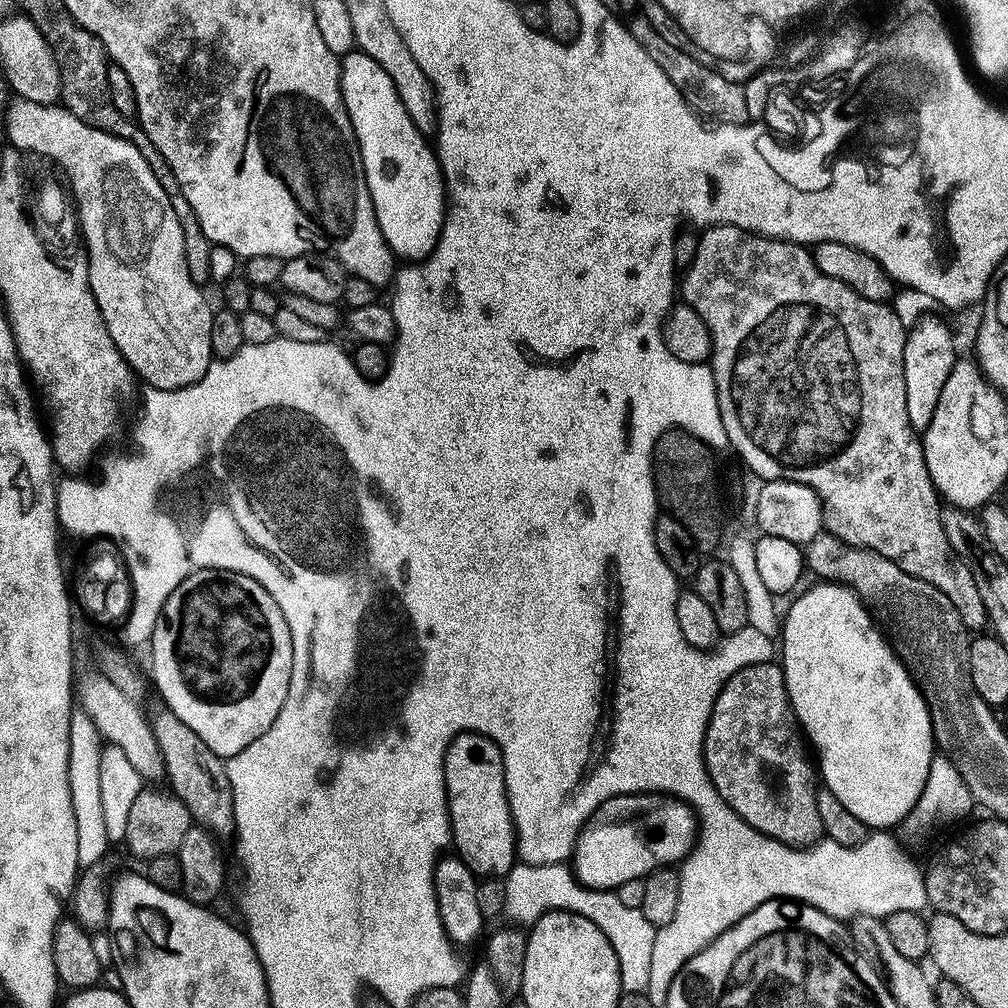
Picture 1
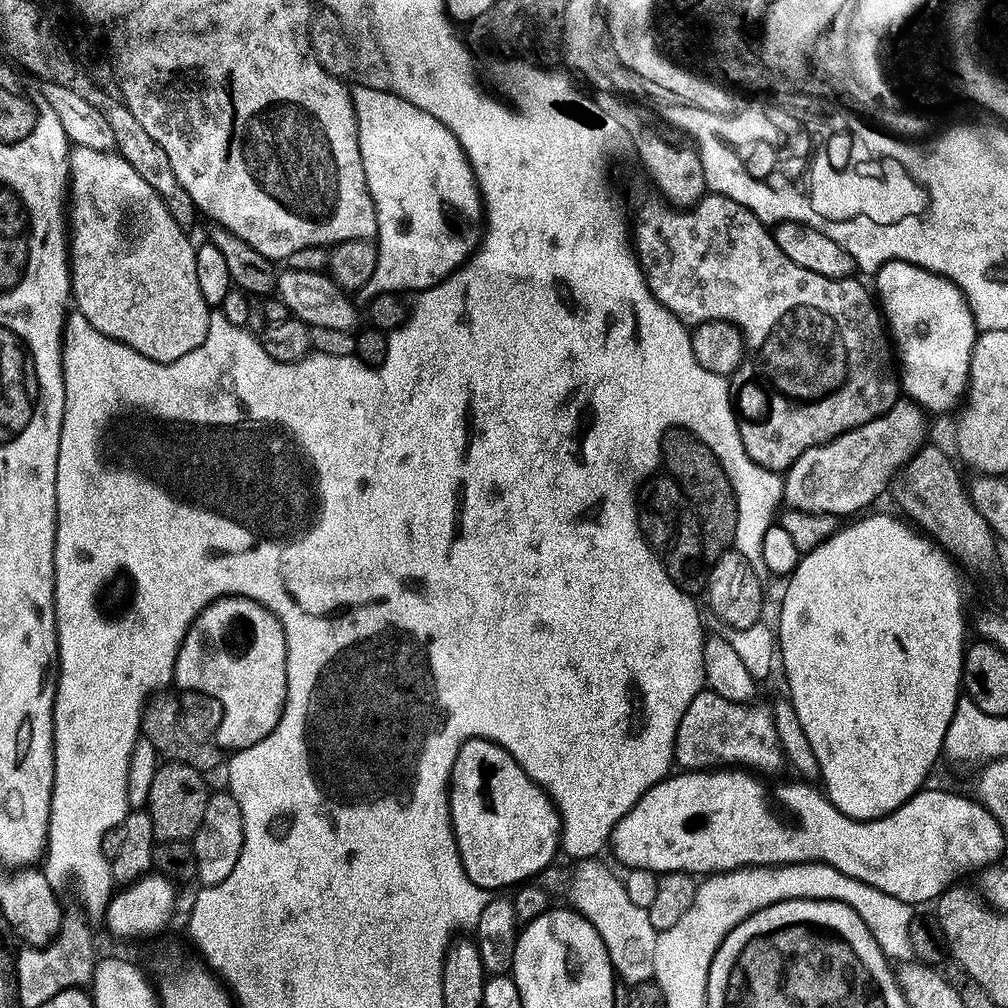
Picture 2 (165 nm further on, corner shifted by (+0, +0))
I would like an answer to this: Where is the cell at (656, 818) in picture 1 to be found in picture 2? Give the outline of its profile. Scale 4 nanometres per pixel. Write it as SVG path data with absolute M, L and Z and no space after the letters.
M684 770L679 773L681 776L675 776L675 774L669 775L667 778L660 780L656 783L652 788L647 788L645 792L643 792L638 798L638 802L633 806L629 812L619 820L619 822L614 826L612 830L612 838L610 841L610 852L613 852L614 855L617 856L618 859L624 863L623 867L625 869L629 868L645 868L646 870L650 870L651 872L657 874L663 874L665 872L691 872L693 874L719 874L722 872L735 872L737 868L746 868L749 866L779 866L782 864L810 864L810 863L818 863L818 864L829 864L830 866L834 866L834 870L838 870L842 874L846 874L850 878L854 878L858 882L866 882L870 886L874 886L874 890L882 890L886 894L890 894L890 898L898 898L902 902L906 902L907 904L913 906L919 906L919 904L924 904L927 902L935 901L936 897L941 896L944 893L945 888L949 887L953 882L959 881L956 880L959 876L964 876L967 872L975 873L977 870L981 868L989 867L997 861L1001 859L1000 855L1004 852L1004 836L1006 836L1005 829L1001 828L1000 824L996 819L989 814L987 808L984 807L983 803L977 802L975 799L967 800L964 796L959 796L956 792L943 792L940 788L931 788L931 786L925 787L923 790L918 791L908 799L900 808L895 808L889 816L879 816L876 820L851 820L849 816L846 814L842 814L833 806L832 801L828 799L827 795L819 787L811 788L812 784L808 782L798 782L800 784L776 784L772 788L772 800L768 800L768 792L764 789L764 784L759 775L753 774L748 770Z

